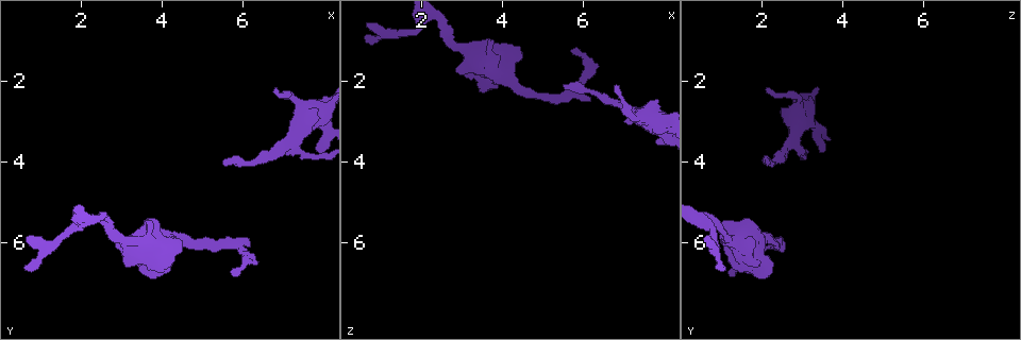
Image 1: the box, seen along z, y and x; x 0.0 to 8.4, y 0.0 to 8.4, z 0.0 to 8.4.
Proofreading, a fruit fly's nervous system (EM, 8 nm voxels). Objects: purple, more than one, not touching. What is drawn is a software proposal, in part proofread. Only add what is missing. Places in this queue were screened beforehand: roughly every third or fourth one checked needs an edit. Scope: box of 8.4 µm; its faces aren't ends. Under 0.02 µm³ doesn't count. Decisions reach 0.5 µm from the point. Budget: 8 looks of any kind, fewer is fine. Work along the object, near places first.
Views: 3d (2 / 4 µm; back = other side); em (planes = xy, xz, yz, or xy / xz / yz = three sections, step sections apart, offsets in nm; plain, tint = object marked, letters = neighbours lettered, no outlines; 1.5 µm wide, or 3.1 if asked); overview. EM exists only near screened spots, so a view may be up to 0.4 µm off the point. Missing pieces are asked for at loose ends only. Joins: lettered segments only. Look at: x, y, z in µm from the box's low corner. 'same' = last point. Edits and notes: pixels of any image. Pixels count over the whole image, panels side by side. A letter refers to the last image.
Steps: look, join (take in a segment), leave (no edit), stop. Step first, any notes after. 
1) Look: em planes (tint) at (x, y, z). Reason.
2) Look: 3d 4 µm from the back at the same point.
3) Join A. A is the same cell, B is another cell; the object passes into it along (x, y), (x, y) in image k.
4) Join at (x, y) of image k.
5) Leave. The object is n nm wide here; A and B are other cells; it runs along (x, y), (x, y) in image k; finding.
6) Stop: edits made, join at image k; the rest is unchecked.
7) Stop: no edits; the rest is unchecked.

Look: em yz step 4 (tint) at (6.80, 2.15, 2.20). Thin end.

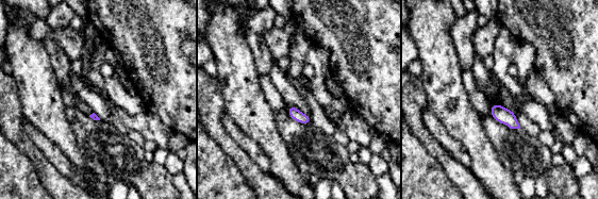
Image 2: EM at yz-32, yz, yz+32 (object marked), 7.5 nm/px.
Look: em planes (letters) at the same point.

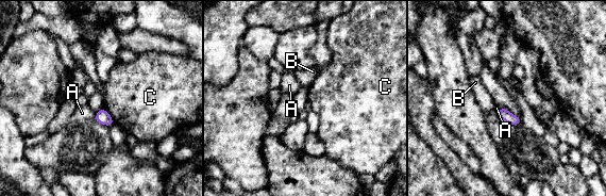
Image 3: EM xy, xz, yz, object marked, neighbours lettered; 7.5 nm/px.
Leave. The longest contact is with C, 150 nm; A, B and C are other cells; no lettered segment goes on from it.

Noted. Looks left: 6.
Look: 3d 4 µm at (6.20, 6.10, 2.40). Branch stops here.

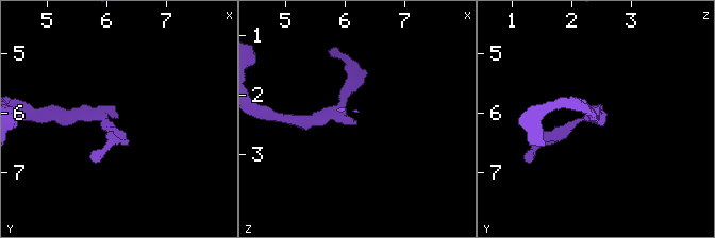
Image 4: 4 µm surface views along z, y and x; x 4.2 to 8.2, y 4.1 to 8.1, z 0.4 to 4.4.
Look: em planes (letters) at (6.15, 6.10, 2.40).

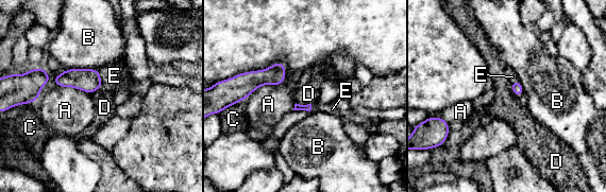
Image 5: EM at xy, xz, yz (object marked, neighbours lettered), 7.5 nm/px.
Join E. The longest contact is with A, 360 nm; E is the same cell, A, B, C and D are other cells; the object passes into it along (88, 81), (100, 76), (114, 75) in image 5; it goes on there.

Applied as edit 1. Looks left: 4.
Look: em planes (letters) at (0.65, 5.95, 0.65). Free end.

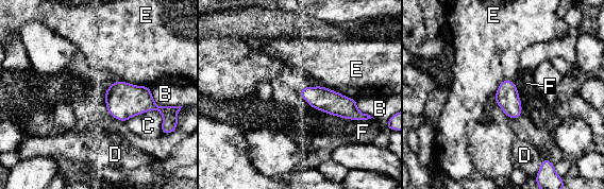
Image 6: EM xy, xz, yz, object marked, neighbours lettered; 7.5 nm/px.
Leave. B, C, D, E and F are other cells; it runs along (302, 90), (361, 115) in image 6; no lettered segment goes on from it.

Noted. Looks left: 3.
Stop: edits made, join at image 5; the rest is unchecked.

